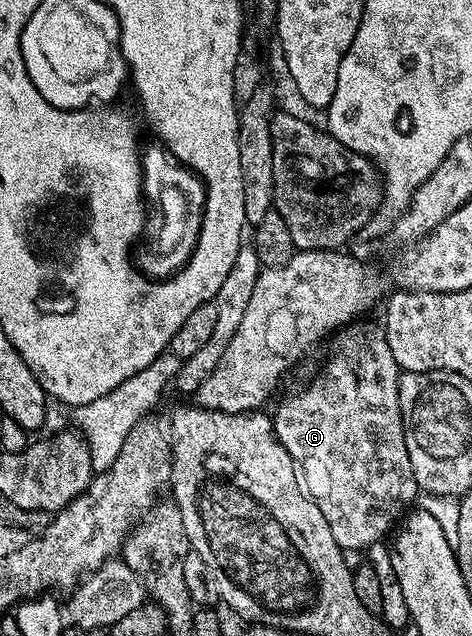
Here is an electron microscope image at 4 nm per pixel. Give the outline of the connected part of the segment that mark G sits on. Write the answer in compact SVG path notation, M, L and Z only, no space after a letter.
M350 329L343 331L345 334L336 351L329 356L324 371L301 394L286 399L272 418L277 440L290 452L309 498L316 501L330 524L330 532L334 532L334 540L345 552L363 551L381 541L385 537L383 534L387 535L397 525L401 515L418 498L414 468L410 468L410 452L406 452L404 417L398 404L401 368L394 360L383 329Z

